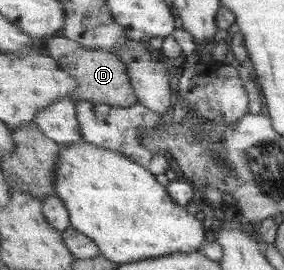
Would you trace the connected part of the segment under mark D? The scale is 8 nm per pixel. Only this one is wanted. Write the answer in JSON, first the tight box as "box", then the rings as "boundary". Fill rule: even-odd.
{"box":[47,37,139,108],"boundary":[[[50,37],[47,39],[47,50],[51,58],[58,62],[59,68],[70,73],[79,81],[71,98],[76,102],[89,100],[113,107],[128,108],[139,102],[131,77],[128,76],[128,66],[120,61],[116,52],[110,50],[88,50],[79,42],[66,37]]]}

